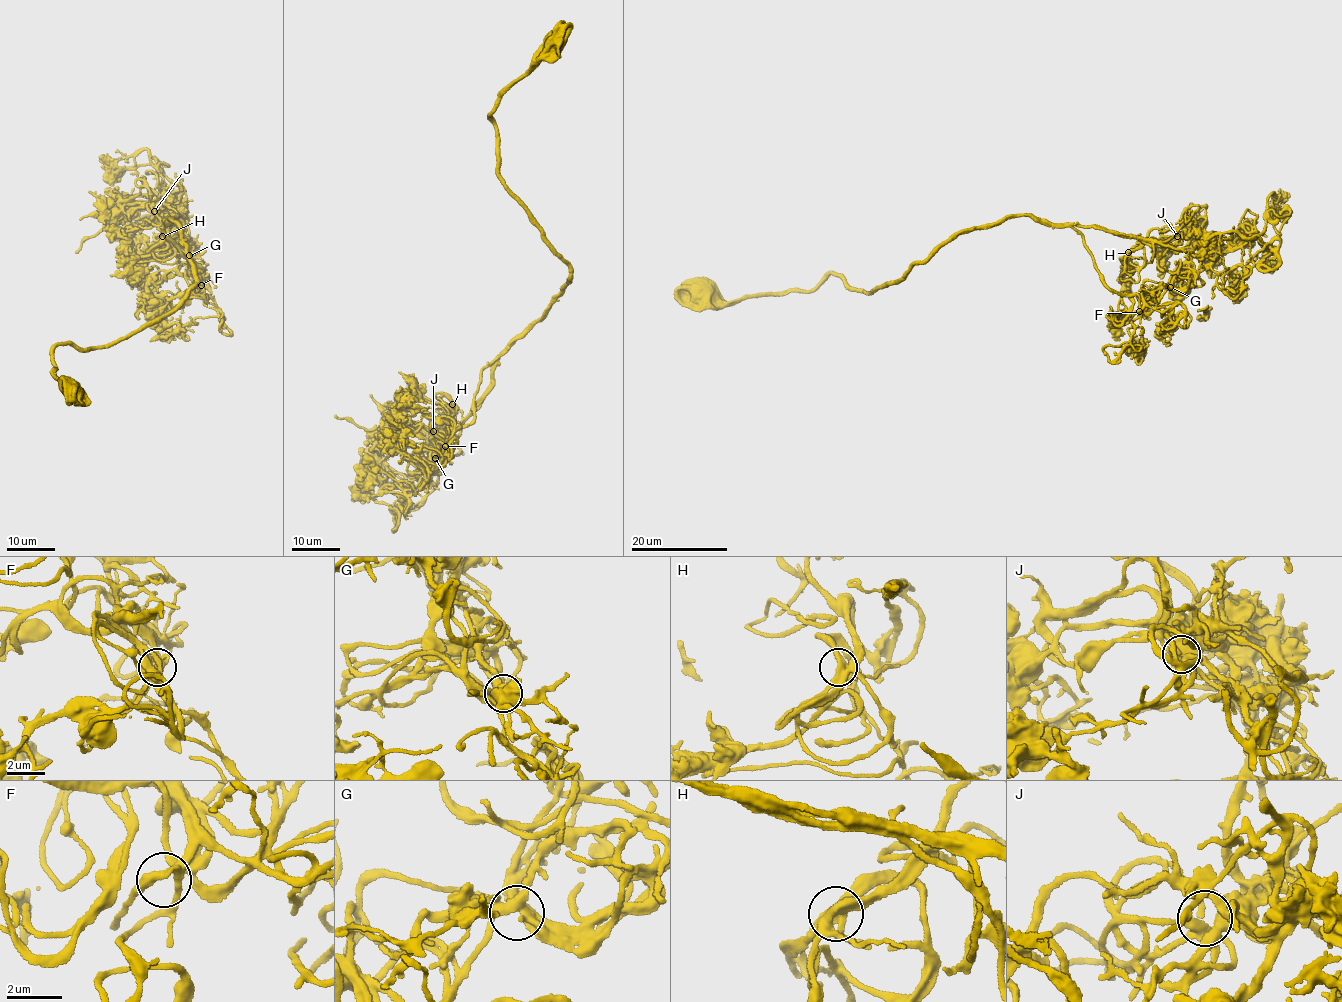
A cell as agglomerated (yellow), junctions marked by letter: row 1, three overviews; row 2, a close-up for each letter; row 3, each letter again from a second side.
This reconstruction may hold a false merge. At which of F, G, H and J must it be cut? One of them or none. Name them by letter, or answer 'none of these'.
none of these

